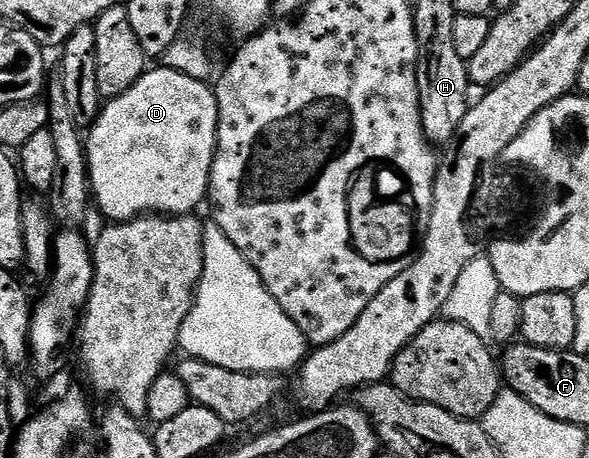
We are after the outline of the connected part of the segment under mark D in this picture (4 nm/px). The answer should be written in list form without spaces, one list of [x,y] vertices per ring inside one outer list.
[[[166,67],[148,68],[146,73],[125,91],[125,95],[112,97],[100,108],[99,117],[89,126],[89,132],[85,137],[87,147],[87,176],[91,179],[91,196],[94,204],[108,222],[131,221],[134,217],[142,217],[147,214],[155,215],[191,215],[196,212],[199,204],[206,202],[209,197],[211,184],[211,168],[215,158],[215,148],[219,138],[219,112],[217,111],[217,99],[214,88],[207,81],[198,81],[189,75],[181,75],[181,71],[173,71]]]

